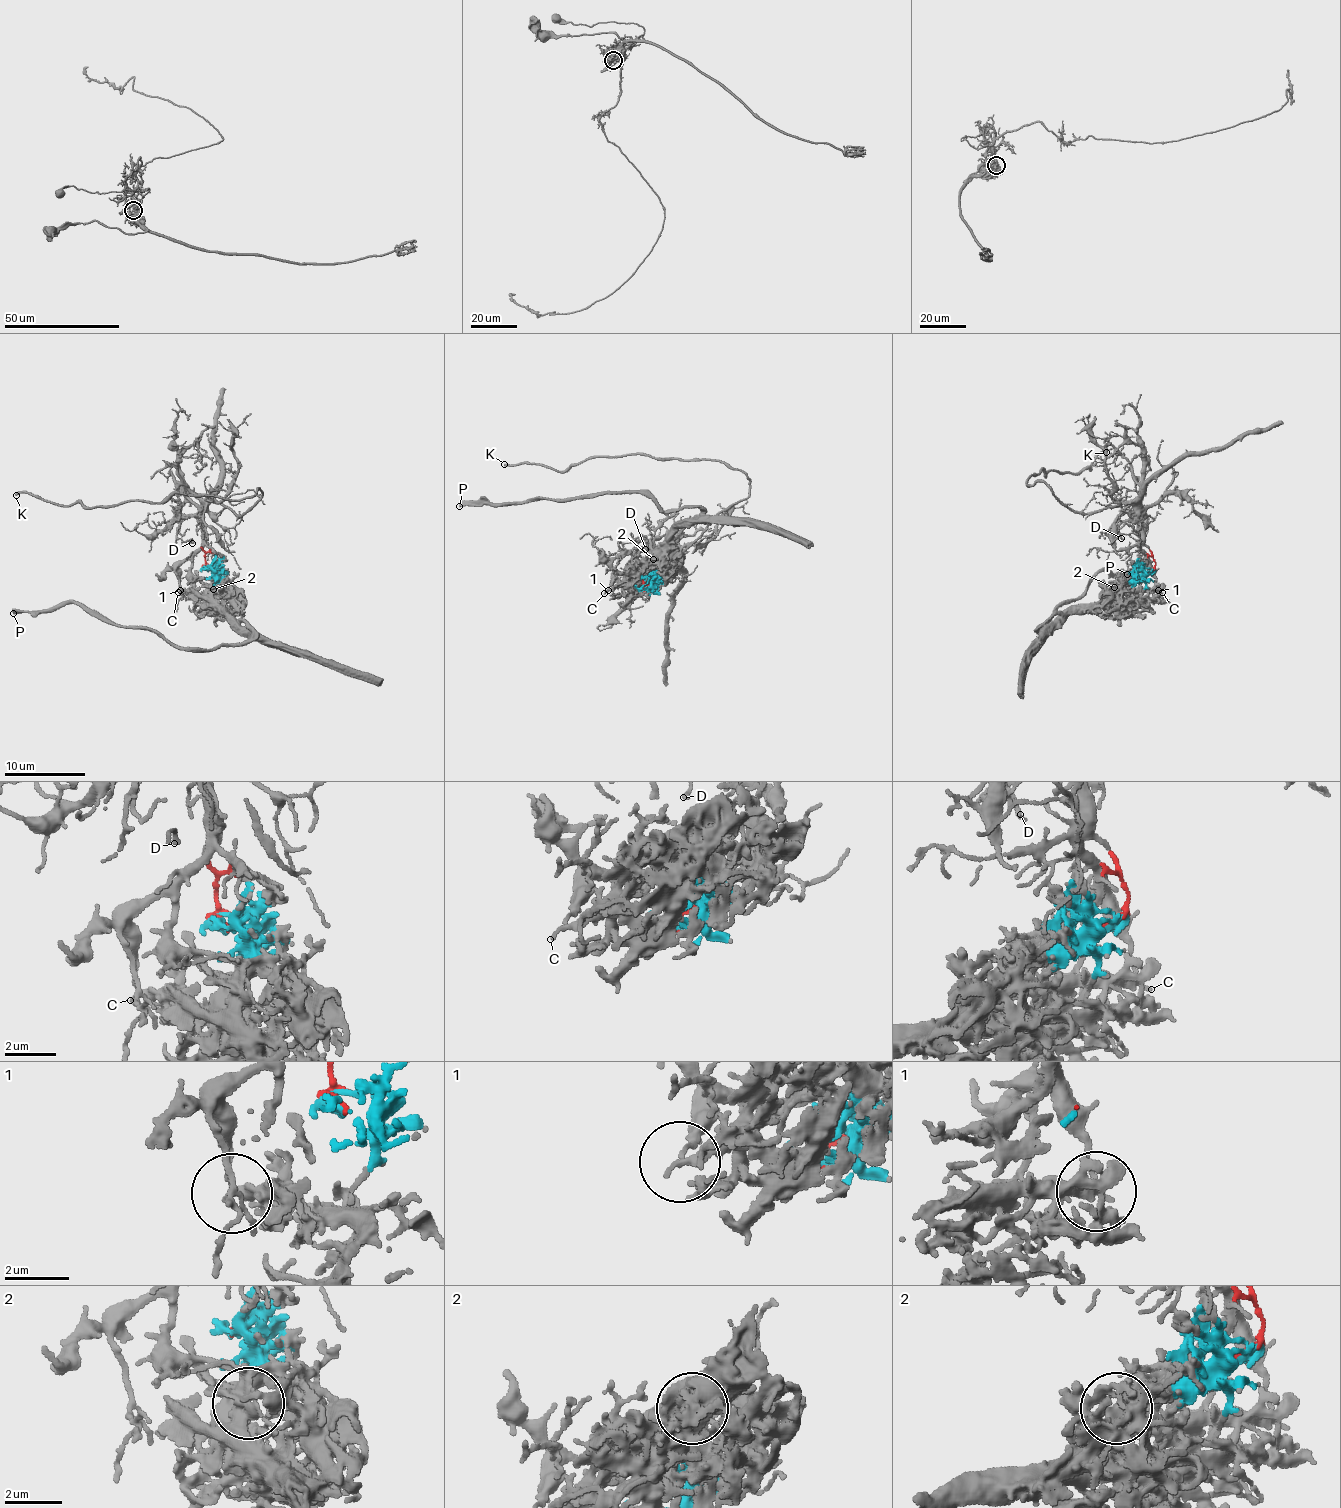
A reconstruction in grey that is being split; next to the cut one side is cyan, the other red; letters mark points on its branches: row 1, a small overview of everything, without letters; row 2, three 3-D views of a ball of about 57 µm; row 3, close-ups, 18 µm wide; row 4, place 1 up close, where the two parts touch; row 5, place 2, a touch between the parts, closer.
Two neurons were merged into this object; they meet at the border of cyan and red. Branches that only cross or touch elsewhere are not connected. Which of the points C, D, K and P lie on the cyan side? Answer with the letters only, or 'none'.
C, P

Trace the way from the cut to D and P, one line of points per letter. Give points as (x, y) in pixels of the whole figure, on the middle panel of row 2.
D: (641, 587), (654, 568), (645, 567), (634, 553), (634, 541), (642, 535), (648, 545), (644, 550)
P: (641, 587), (663, 544), (701, 512), (696, 506), (663, 510), (642, 494), (627, 493), (464, 501), (459, 506)

